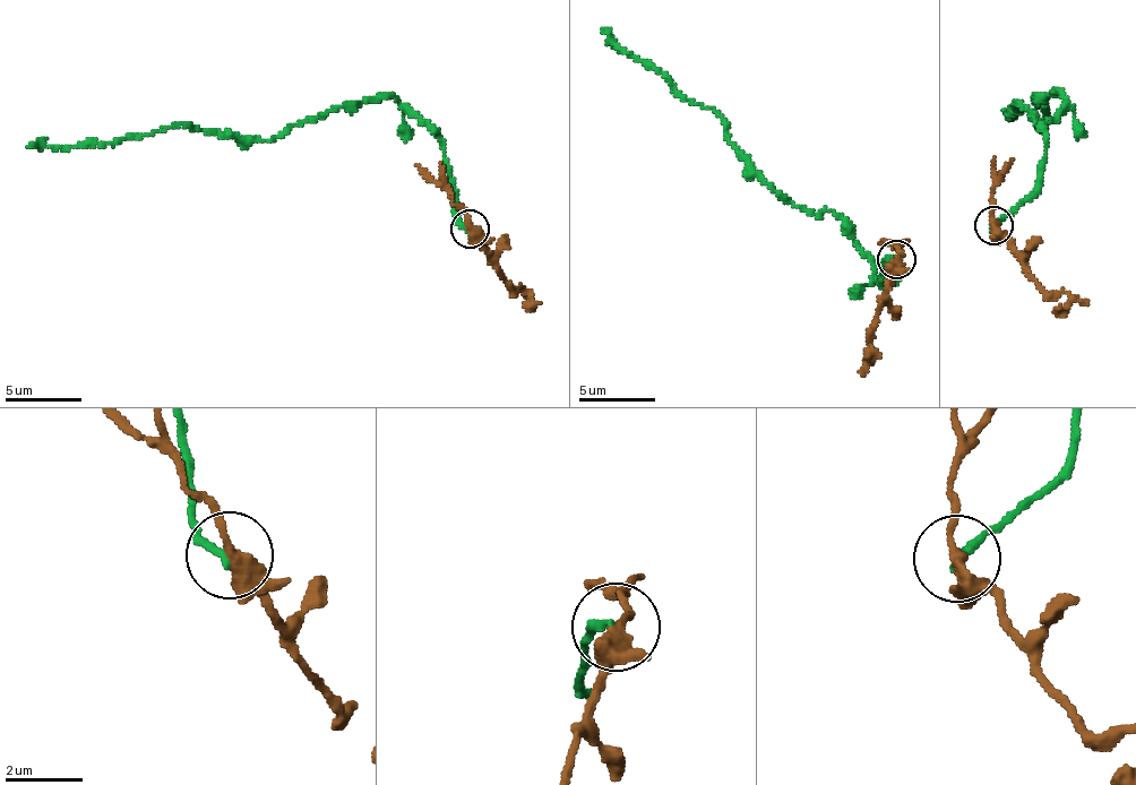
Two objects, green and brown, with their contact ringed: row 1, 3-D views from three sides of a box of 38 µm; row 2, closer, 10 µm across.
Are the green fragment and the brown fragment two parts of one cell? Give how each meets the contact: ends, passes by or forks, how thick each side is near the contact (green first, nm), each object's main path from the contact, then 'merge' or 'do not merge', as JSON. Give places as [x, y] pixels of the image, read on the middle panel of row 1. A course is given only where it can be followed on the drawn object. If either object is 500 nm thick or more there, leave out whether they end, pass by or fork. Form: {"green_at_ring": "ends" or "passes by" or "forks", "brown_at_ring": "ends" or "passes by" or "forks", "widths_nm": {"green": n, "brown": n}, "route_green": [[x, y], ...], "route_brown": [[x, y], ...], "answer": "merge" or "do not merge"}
{"green_at_ring": "ends", "brown_at_ring": "passes by", "widths_nm": {"green": 200, "brown": 320}, "route_green": [[894, 260], [881, 284], [897, 284], [874, 273], [848, 222], [768, 187], [720, 115], [690, 103], [602, 28]], "route_brown": [[897, 260], [869, 334], [870, 361], [871, 346]], "answer": "do not merge"}

